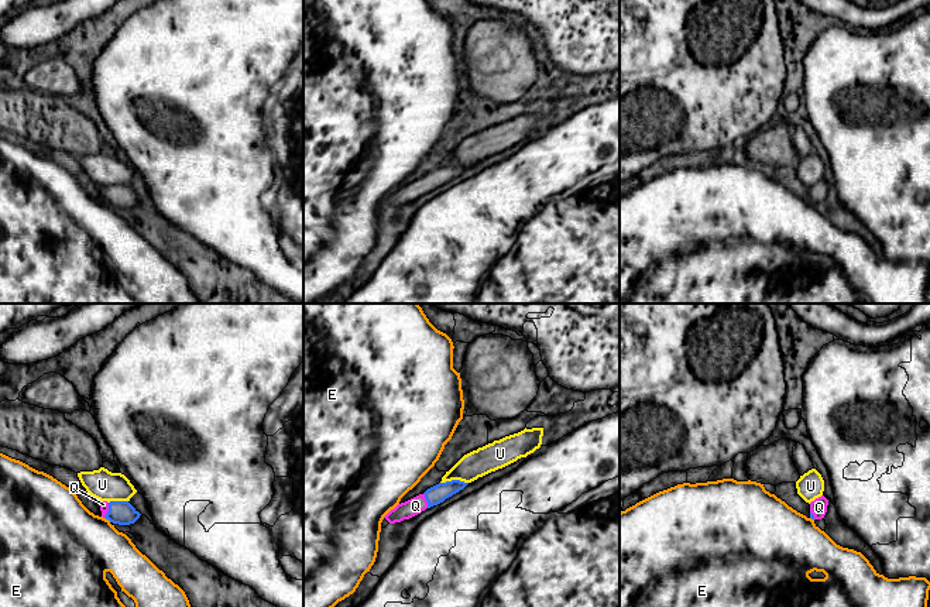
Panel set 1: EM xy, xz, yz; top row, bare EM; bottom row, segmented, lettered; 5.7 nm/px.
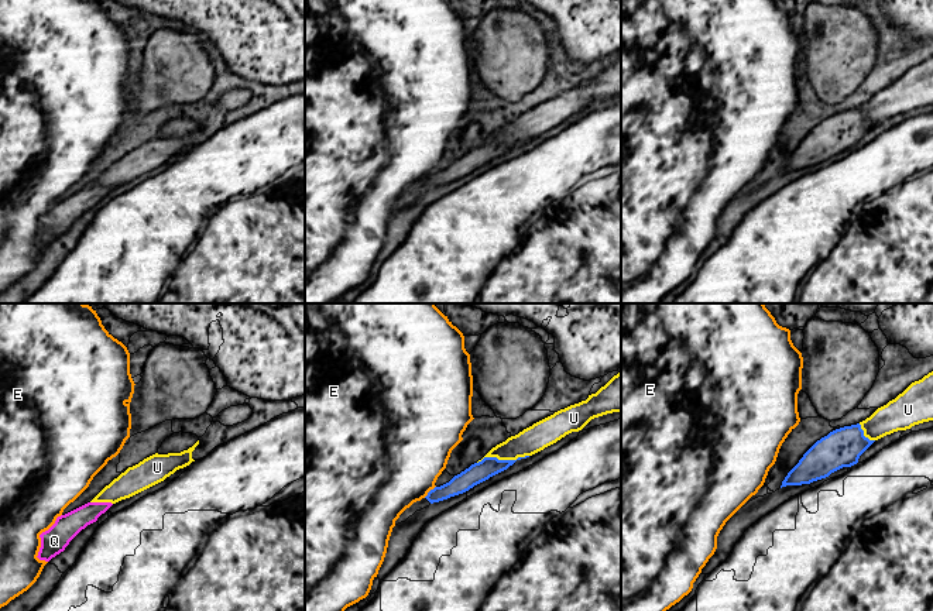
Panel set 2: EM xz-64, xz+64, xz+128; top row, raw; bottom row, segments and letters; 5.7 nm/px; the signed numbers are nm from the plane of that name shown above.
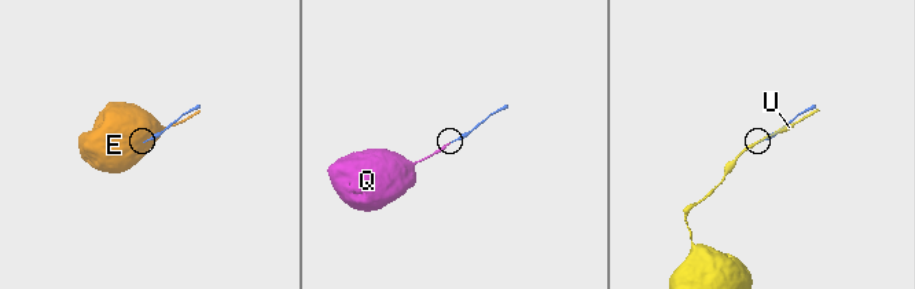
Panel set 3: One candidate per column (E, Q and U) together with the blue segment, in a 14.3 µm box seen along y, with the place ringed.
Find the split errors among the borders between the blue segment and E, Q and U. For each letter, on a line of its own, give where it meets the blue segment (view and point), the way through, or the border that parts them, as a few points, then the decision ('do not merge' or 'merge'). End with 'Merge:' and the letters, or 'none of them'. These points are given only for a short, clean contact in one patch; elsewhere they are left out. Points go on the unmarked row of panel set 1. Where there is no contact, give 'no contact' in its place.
E: meets blue in xy at (107, 202); border along xy (105, 201), (110, 205); do not merge
Q: meets blue in xz at (426, 184); runs through xz (436, 178), (426, 184), (415, 189); merge
U: meets blue in xz at (453, 164); do not merge
Merge: Q

